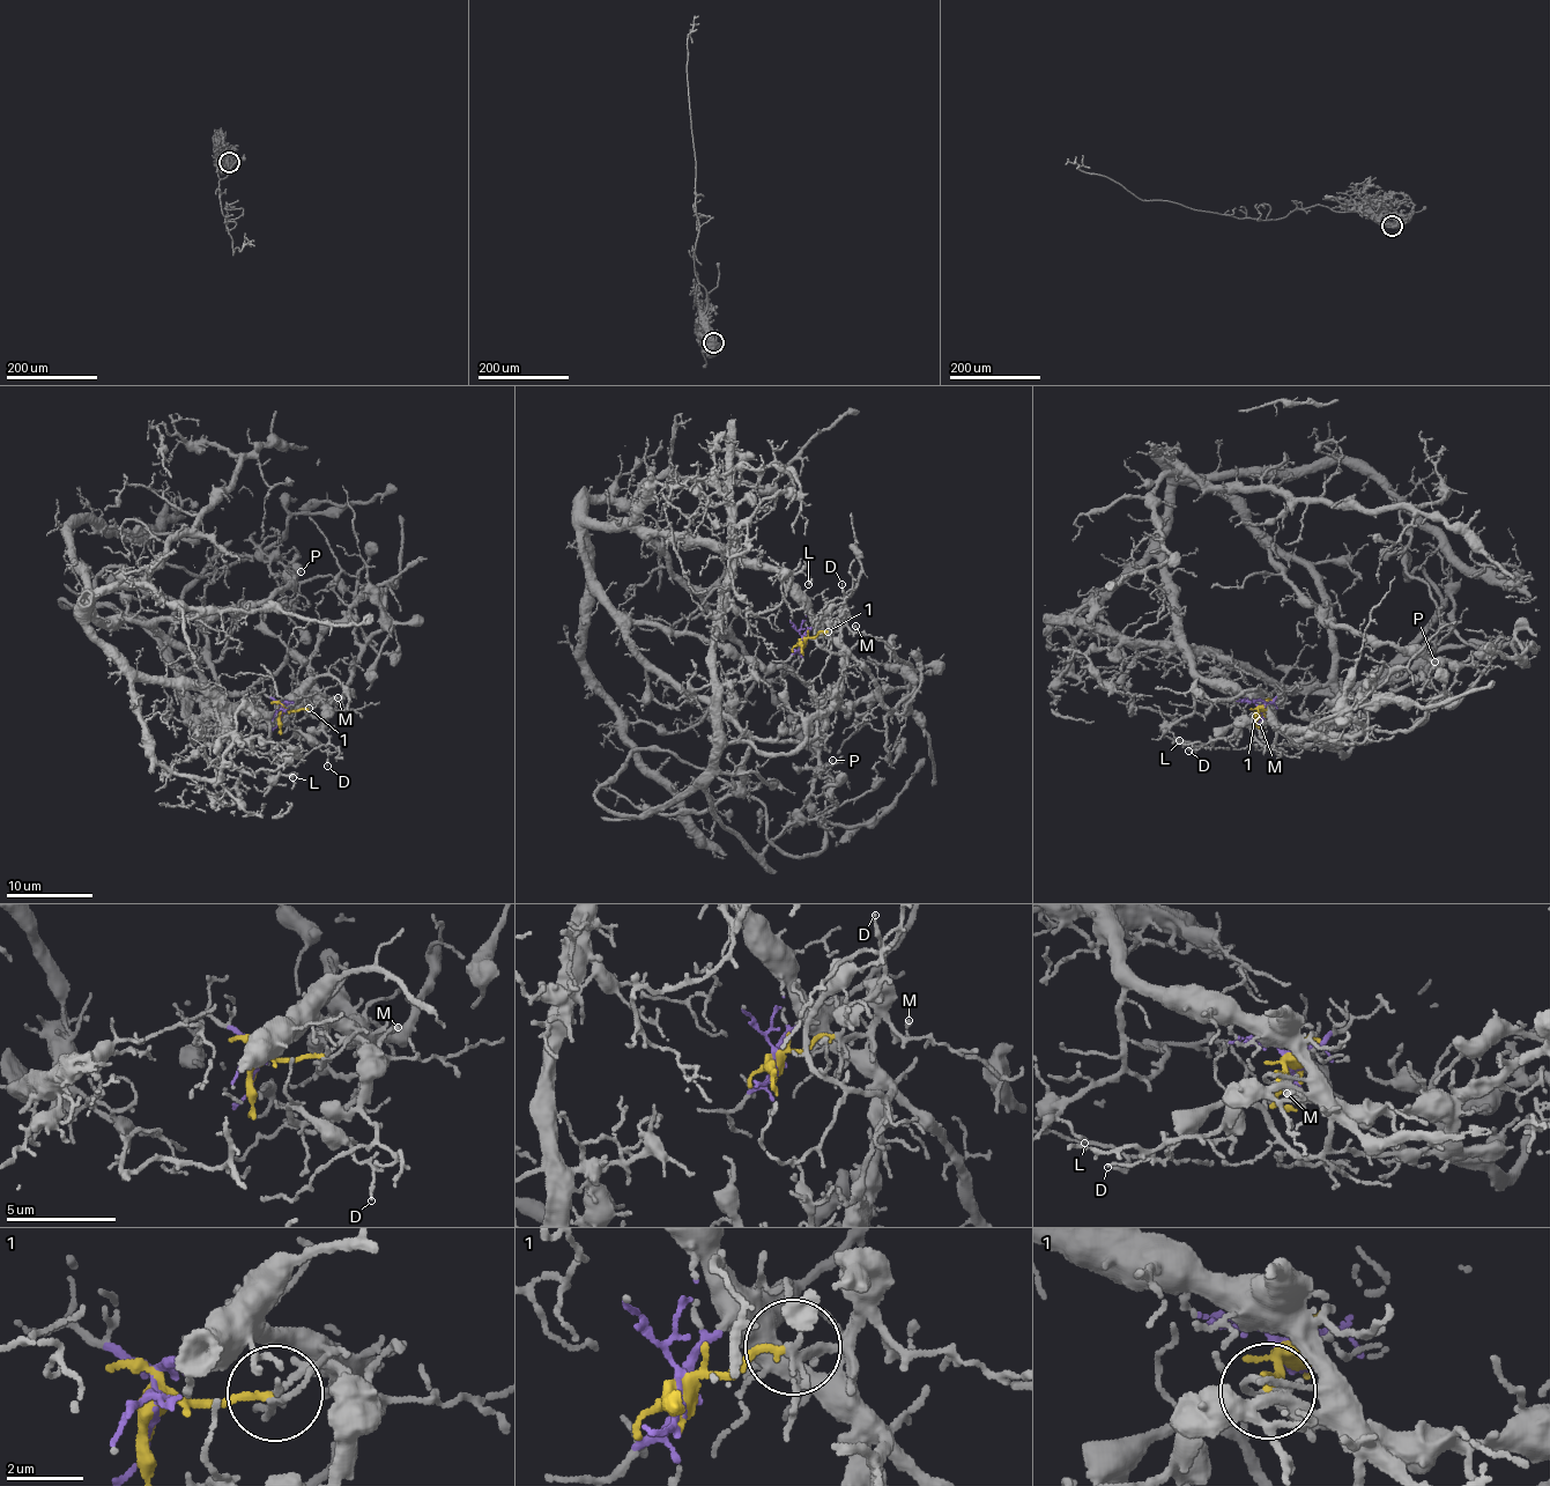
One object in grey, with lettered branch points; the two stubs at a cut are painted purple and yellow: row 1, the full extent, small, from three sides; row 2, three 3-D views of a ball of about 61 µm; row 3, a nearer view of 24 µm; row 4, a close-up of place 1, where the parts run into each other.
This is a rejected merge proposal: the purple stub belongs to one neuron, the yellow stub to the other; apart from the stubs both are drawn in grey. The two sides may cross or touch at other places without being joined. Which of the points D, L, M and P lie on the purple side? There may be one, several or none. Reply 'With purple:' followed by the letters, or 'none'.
With purple: L, P

